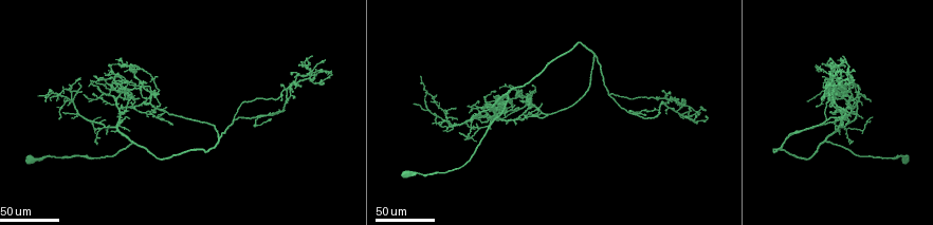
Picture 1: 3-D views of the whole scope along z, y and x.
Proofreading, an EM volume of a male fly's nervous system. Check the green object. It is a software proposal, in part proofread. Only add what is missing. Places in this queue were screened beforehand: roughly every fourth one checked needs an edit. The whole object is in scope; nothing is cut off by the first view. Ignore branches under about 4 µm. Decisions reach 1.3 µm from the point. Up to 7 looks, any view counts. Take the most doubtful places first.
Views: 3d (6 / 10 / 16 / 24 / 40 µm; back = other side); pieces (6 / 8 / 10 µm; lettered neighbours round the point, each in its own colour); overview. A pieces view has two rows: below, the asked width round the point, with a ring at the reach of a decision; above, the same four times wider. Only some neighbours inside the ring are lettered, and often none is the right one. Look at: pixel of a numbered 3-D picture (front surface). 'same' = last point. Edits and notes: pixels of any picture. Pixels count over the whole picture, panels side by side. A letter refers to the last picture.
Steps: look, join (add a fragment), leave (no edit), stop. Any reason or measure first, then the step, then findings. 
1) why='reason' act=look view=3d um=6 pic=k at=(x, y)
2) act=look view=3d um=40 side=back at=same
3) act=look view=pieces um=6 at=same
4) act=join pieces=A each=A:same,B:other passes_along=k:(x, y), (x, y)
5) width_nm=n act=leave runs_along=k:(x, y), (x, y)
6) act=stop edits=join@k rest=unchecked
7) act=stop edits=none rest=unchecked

why='thick end' act=look view=3d um=24 pic=1 at=(856, 92)

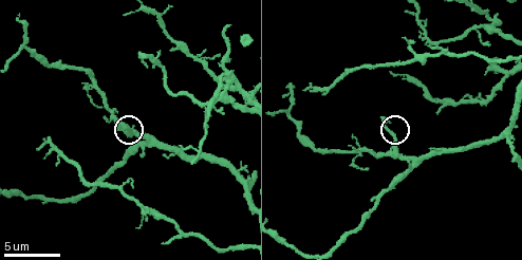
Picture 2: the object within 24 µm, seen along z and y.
act=look view=pieces um=10 pic=2 at=(114, 128)

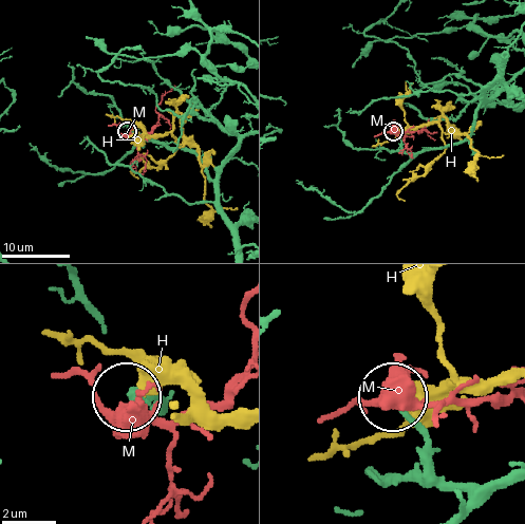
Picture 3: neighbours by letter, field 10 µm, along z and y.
act=leave each=H:other,M:other found='no lettered fragment goes on from it'

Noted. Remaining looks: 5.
why='an open end' act=look view=pieces um=8 pic=2 at=(193, 162)

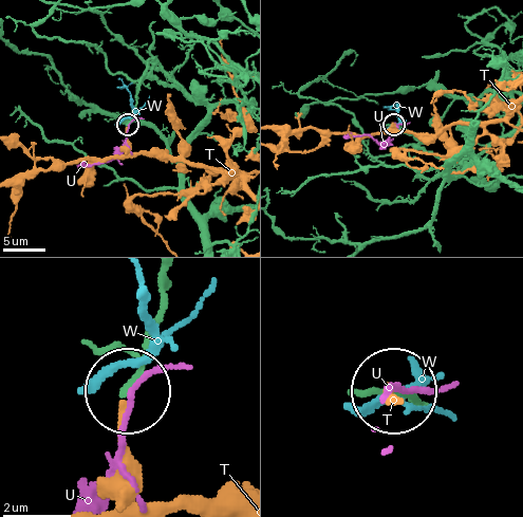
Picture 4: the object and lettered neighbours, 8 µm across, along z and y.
act=leave each=T:other,U:other,W:other runs_along=4:(169, 275), (146, 369), (129, 391) found='no lettered fragment goes on from it'

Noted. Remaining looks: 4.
why='an open end' act=look view=3d um=40 pic=1 at=(114, 83)

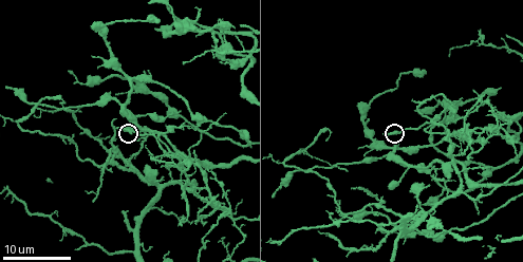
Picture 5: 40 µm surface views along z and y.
why='see the neighbours' act=look view=pieces um=6 pic=5 at=(116, 129)

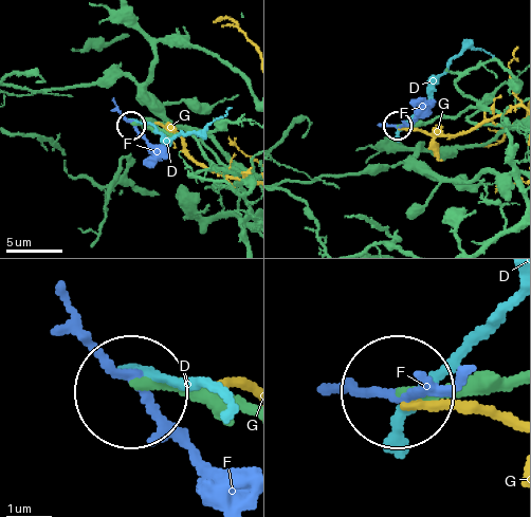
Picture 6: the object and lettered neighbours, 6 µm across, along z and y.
act=leave each=D:other,F:other,G:other runs_along=6:(240, 401), (130, 386) found='no lettered fragment goes on from it'

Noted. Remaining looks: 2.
why='end of a long branch' act=look view=3d um=24 pic=1 at=(846, 125)

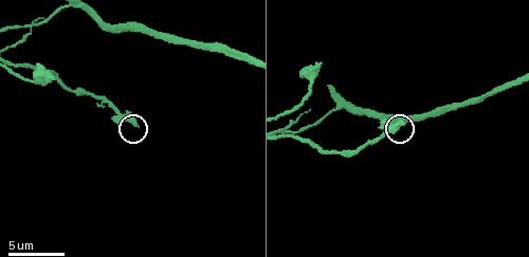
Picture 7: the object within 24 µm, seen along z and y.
why='see the neighbours' act=look view=pieces um=10 pic=7 at=(403, 121)

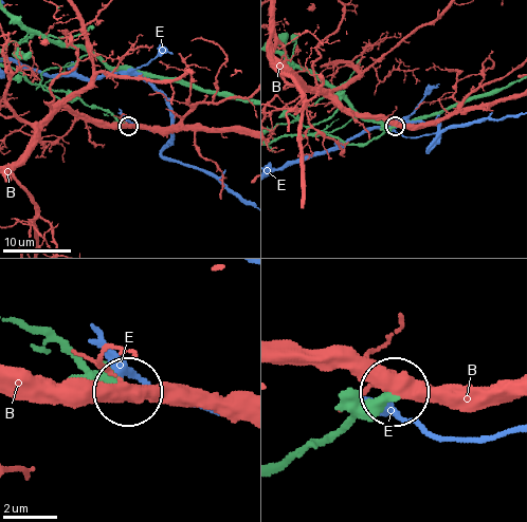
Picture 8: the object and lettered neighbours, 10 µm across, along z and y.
act=leave each=B:other,E:other runs_along=8:(32, 325), (125, 391) found='no lettered fragment goes on from it'

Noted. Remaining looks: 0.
act=stop edits=none rest=unchecked

